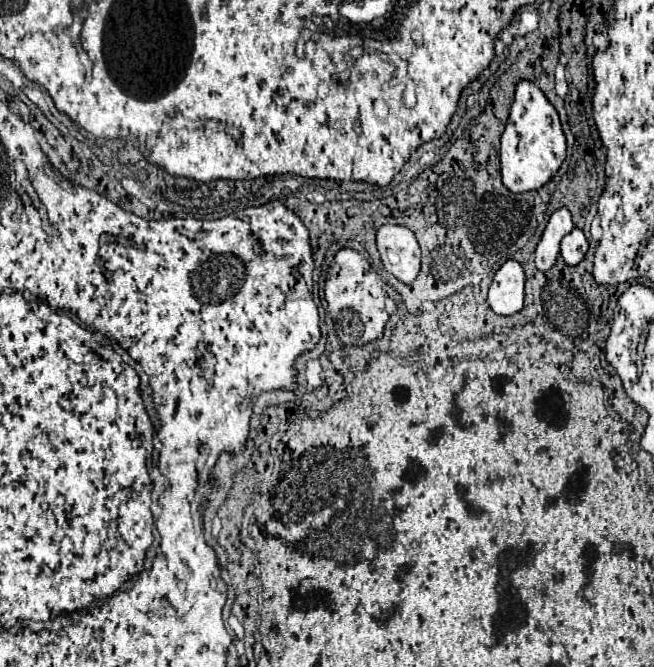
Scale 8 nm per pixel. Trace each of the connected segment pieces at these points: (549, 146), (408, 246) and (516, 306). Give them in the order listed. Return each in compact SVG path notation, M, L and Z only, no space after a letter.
M520 81L510 109L510 119L506 123L500 143L504 185L512 193L538 191L556 175L564 159L566 159L566 137L556 109L532 81Z
M402 225L378 229L378 251L384 269L402 283L412 283L420 273L420 245L414 233Z
M506 261L488 291L488 305L498 315L516 315L524 305L524 269L518 261Z

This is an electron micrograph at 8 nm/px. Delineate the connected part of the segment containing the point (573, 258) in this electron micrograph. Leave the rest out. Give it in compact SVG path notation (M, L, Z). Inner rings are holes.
M574 229L572 233L568 233L562 239L562 251L560 253L568 265L578 265L584 259L586 251L588 251L588 241L580 229Z

